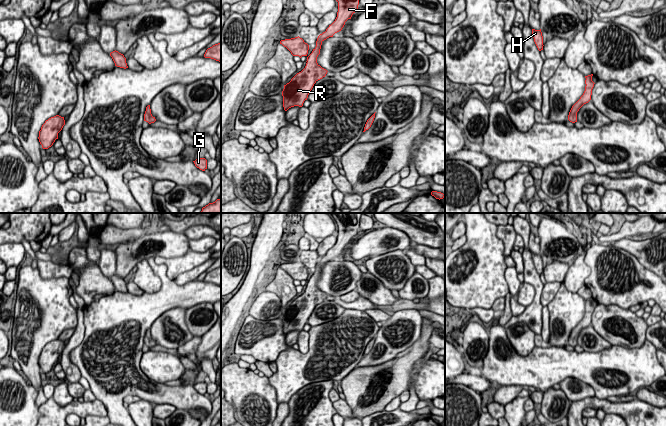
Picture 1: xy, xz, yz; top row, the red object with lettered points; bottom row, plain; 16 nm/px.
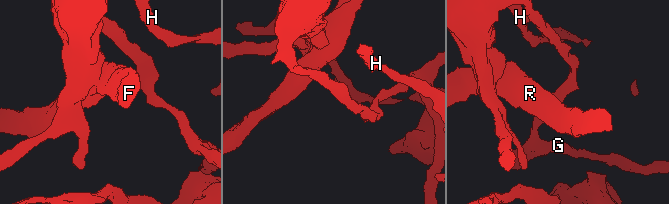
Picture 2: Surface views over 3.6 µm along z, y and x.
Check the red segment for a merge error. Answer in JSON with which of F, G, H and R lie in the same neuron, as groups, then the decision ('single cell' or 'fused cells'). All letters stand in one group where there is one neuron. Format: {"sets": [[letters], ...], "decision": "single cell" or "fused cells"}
{"sets": [["F", "H", "R"], ["G"]], "decision": "fused cells"}

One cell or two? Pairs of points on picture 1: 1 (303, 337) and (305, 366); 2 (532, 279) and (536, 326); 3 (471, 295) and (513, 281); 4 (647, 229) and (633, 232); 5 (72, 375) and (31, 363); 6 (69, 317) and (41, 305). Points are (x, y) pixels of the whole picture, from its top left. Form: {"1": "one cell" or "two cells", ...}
{"1": "two cells", "2": "one cell", "3": "two cells", "4": "one cell", "5": "two cells", "6": "one cell"}

